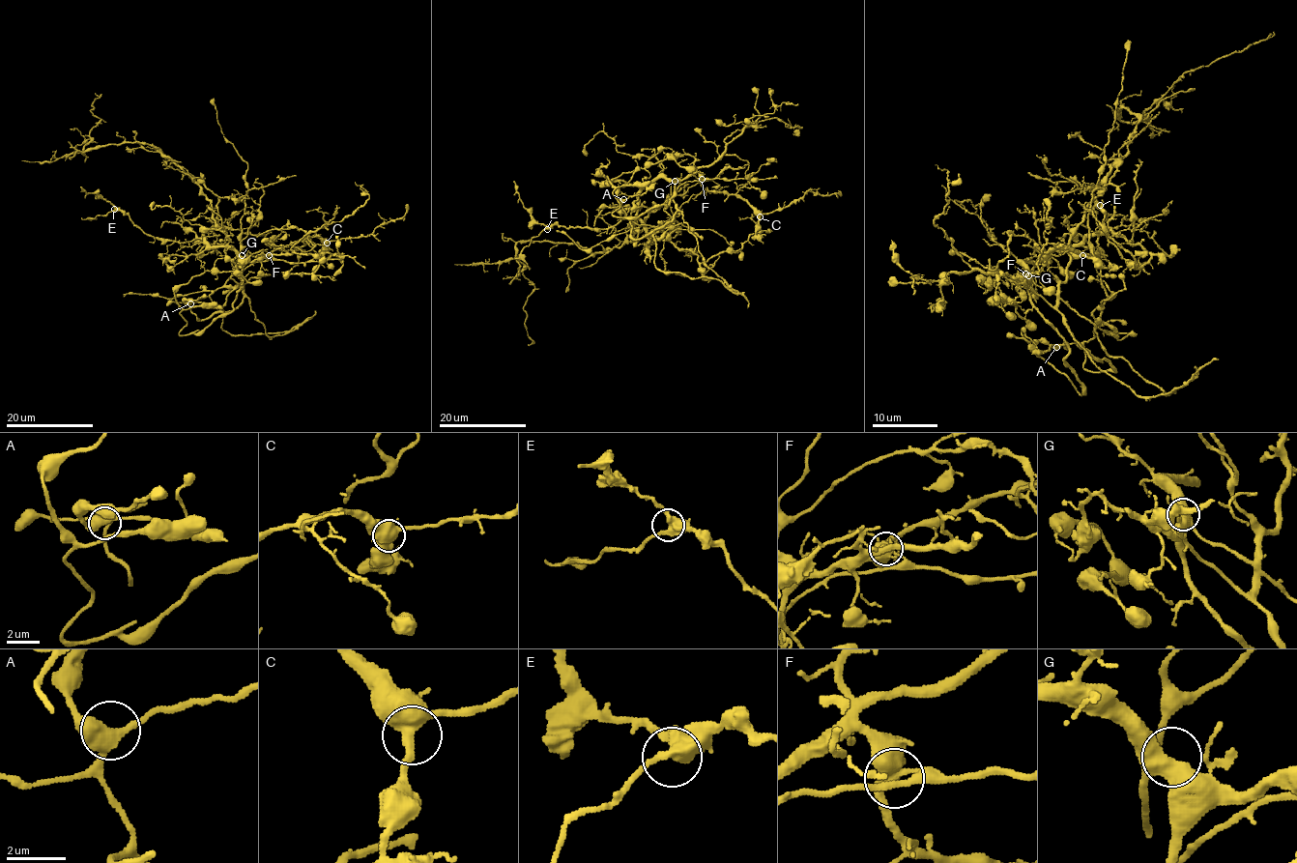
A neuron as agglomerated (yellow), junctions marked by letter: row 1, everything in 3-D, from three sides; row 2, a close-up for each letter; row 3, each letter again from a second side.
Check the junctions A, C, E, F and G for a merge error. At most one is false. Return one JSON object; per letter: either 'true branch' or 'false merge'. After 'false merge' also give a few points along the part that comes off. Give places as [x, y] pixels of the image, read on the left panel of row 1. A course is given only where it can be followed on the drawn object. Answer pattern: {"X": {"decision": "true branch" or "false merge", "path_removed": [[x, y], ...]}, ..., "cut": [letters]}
{"A": {"decision": "true branch"}, "C": {"decision": "true branch"}, "E": {"decision": "true branch"}, "F": {"decision": "false merge", "path_removed": [[269, 254], [239, 276], [202, 187], [151, 144], [83, 153], [101, 119], [91, 111], [95, 93]]}, "G": {"decision": "true branch"}, "cut": ["F"]}

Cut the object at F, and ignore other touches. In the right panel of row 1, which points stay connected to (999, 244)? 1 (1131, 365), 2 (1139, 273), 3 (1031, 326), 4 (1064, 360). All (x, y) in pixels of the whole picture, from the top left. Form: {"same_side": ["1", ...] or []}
{"same_side": ["1", "2", "3", "4"]}

